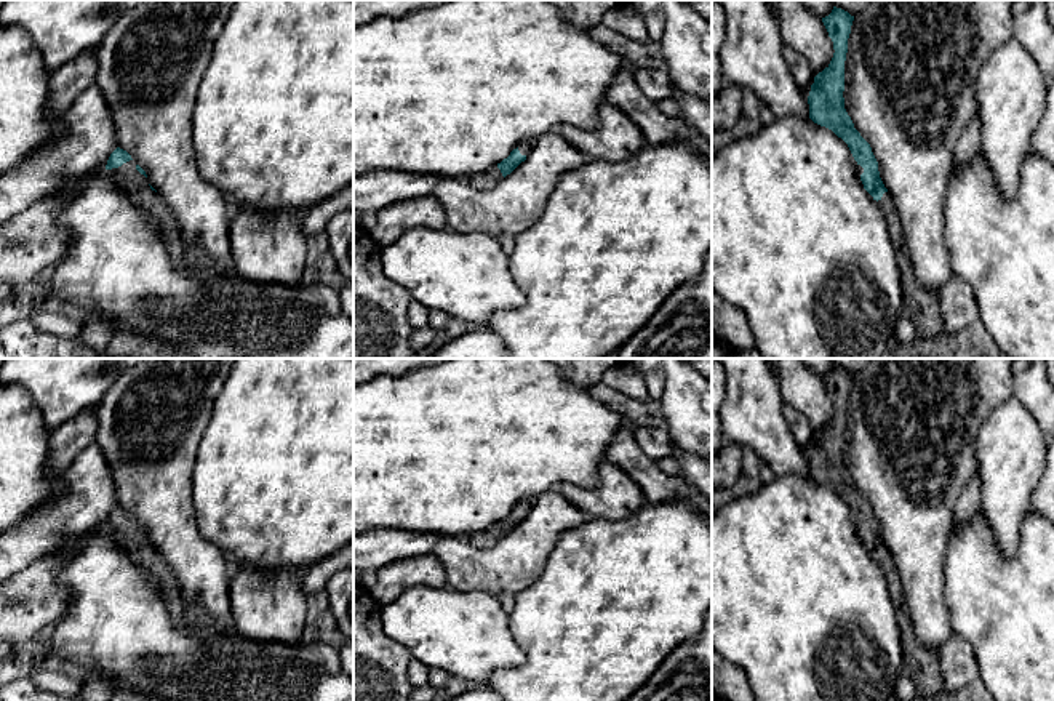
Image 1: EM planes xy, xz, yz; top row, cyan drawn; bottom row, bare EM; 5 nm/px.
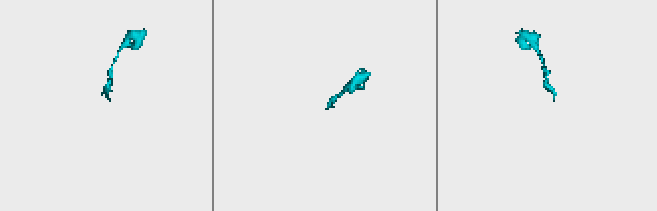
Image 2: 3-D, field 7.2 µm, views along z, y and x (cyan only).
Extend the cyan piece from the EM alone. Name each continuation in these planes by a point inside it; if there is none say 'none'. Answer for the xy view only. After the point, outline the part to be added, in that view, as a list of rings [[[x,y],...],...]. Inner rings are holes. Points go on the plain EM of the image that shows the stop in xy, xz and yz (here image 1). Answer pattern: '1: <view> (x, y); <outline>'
1: xy (127, 535); [[[133,519],[109,528],[109,533],[126,549],[136,563],[142,565],[152,575],[166,602],[171,621],[178,623],[184,611],[184,602],[178,589],[178,581],[165,557],[150,547],[147,536],[136,528]]]

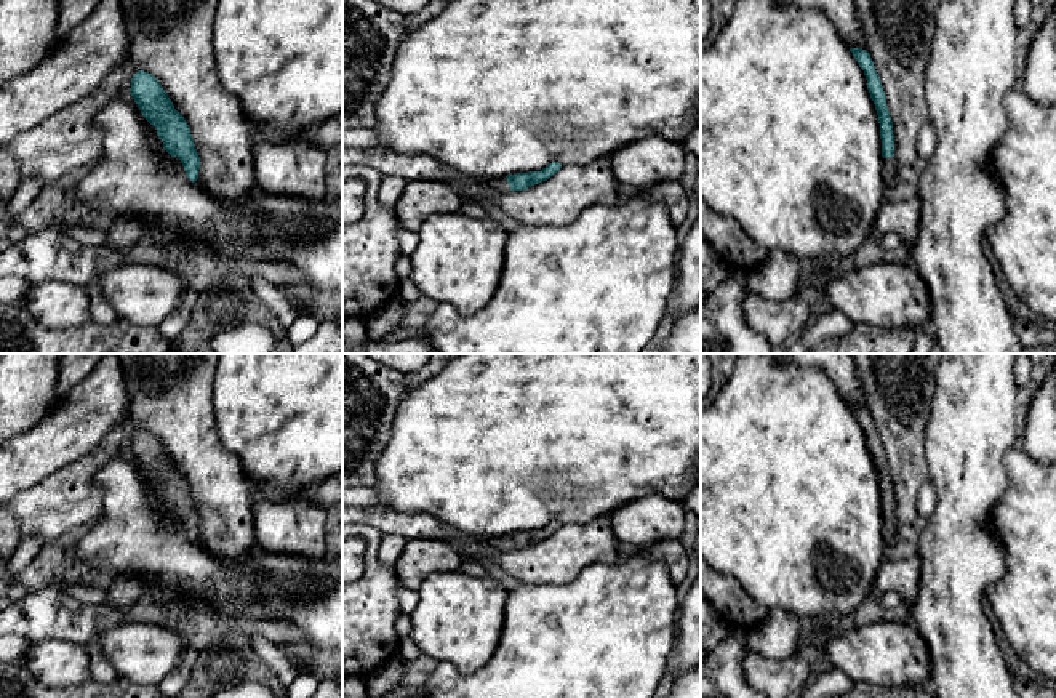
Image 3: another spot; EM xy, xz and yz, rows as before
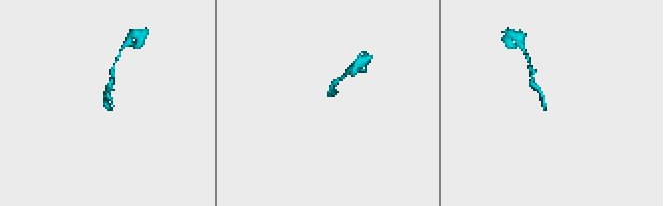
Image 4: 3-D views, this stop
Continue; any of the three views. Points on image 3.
1: xz (500, 543); [[[506,535],[491,536],[486,540],[488,546],[494,549],[496,552],[507,552],[510,549],[510,543],[507,541]]]

